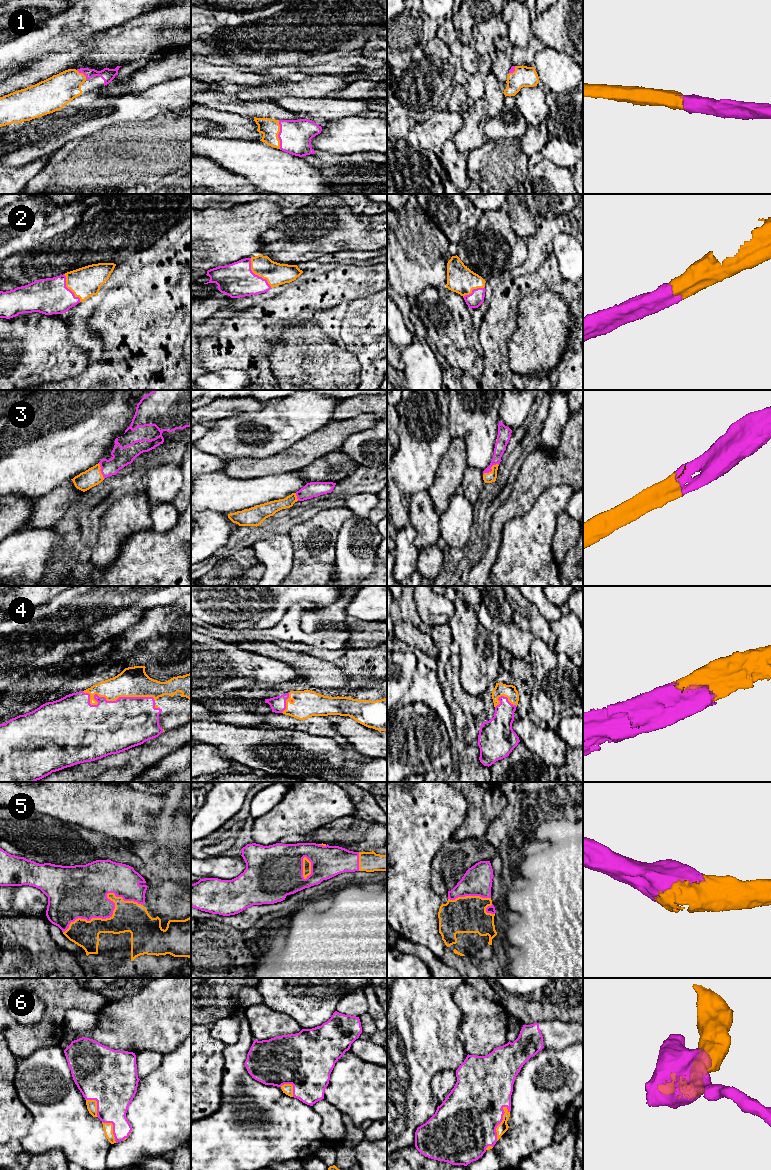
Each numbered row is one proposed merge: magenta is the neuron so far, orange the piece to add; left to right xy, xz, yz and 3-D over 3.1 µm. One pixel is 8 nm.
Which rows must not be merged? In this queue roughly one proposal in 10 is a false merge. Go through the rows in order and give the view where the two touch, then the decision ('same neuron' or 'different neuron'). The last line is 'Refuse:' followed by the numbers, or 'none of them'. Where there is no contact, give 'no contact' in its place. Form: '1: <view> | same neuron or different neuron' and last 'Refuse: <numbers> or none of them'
1: xz | same neuron
2: xz | same neuron
3: yz | same neuron
4: xy | same neuron
5: xy | same neuron
6: yz | same neuron
Refuse: none of them

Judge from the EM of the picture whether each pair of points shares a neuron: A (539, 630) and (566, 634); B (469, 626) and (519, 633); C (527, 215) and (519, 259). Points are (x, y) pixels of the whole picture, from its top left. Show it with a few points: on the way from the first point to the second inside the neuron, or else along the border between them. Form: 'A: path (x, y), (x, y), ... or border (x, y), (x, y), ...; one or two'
A: border (549, 623), (549, 627), (555, 636), (554, 647); two
B: border (475, 609), (478, 621), (497, 635), (500, 646); two
C: border (510, 218), (510, 226), (524, 239); two

